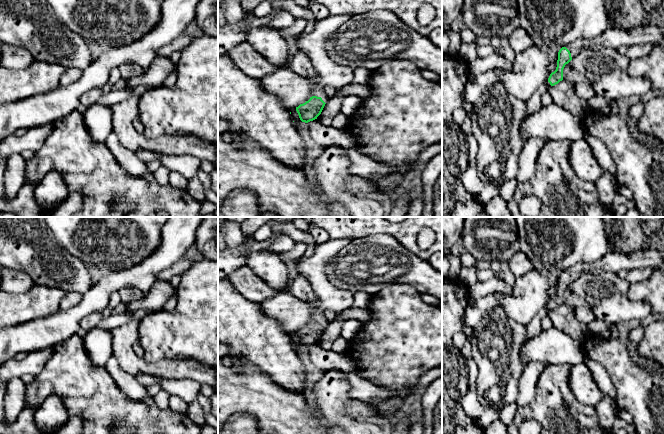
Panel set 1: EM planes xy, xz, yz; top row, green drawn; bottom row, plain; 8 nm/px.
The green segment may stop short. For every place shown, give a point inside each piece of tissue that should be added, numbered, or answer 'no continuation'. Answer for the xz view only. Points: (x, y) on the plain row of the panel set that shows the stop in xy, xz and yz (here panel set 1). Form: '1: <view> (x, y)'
1: xz (318, 316)

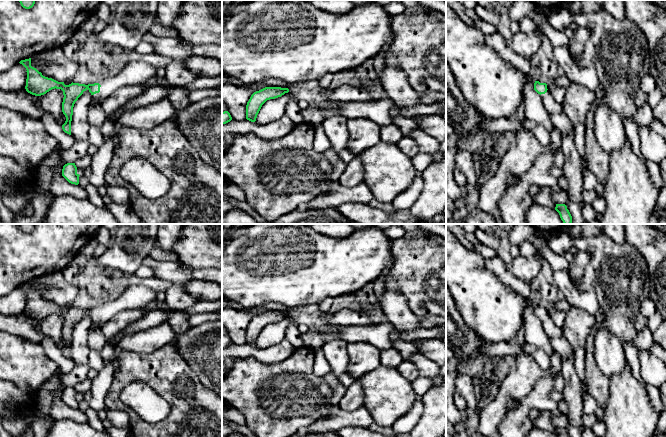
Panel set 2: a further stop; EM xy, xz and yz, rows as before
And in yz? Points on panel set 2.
1: yz (552, 331)

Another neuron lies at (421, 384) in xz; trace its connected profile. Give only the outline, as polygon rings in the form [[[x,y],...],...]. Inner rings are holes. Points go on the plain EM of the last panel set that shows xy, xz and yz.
[[[418,376],[413,382],[412,387],[414,392],[421,397],[431,387],[432,379],[428,377]]]

